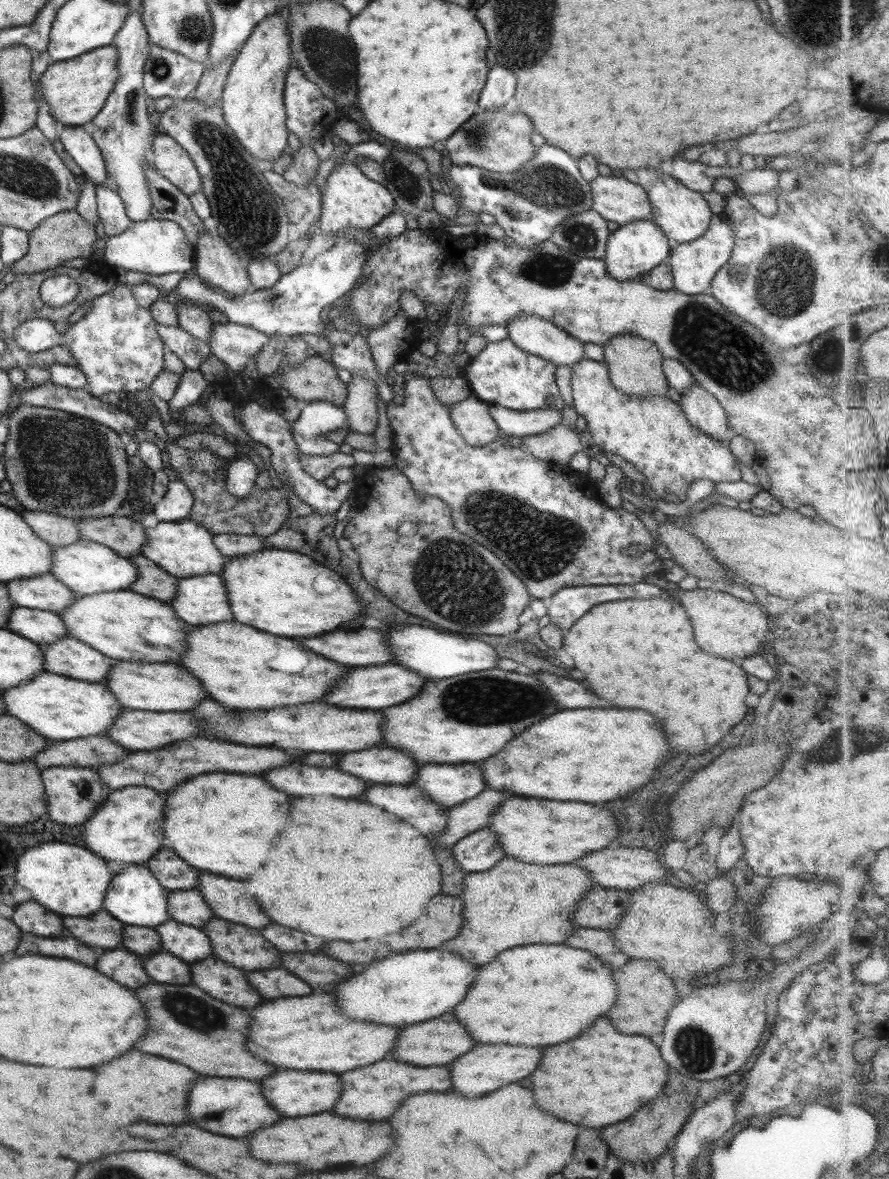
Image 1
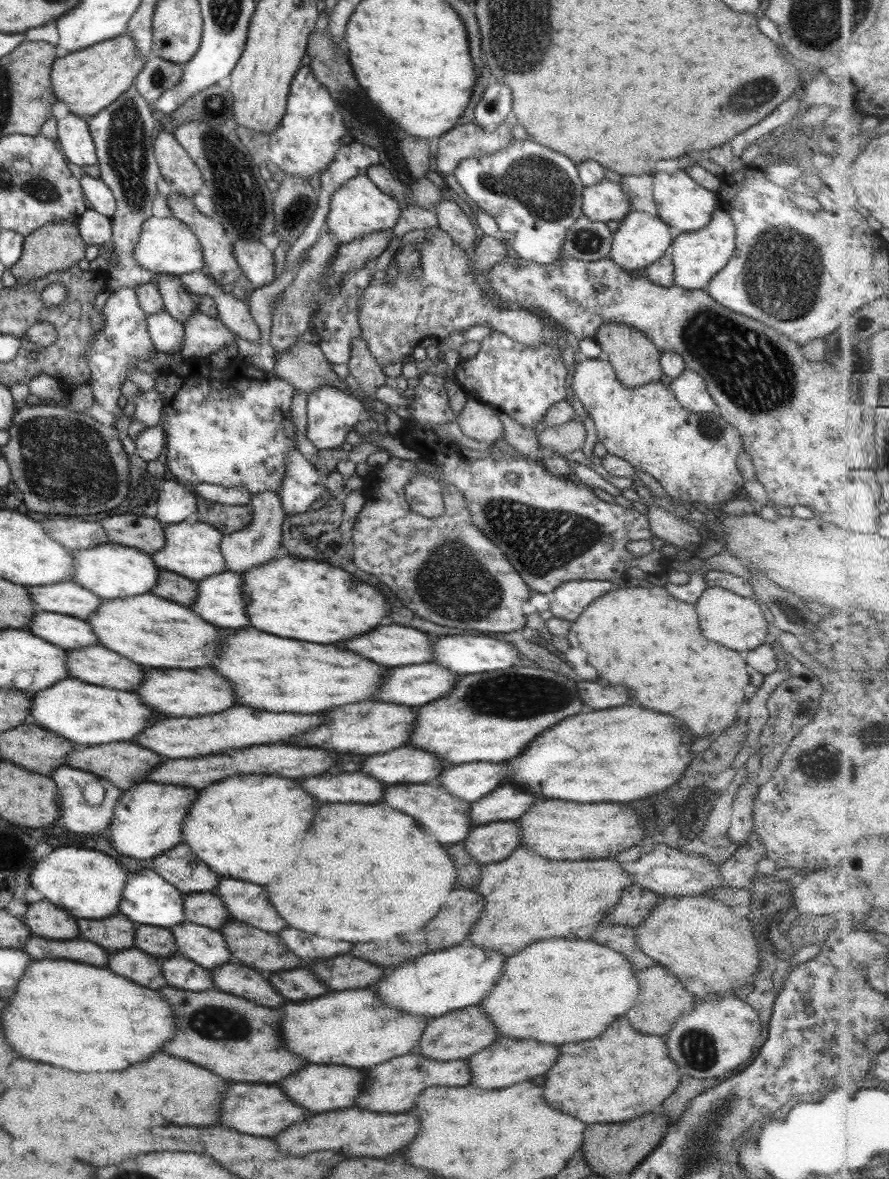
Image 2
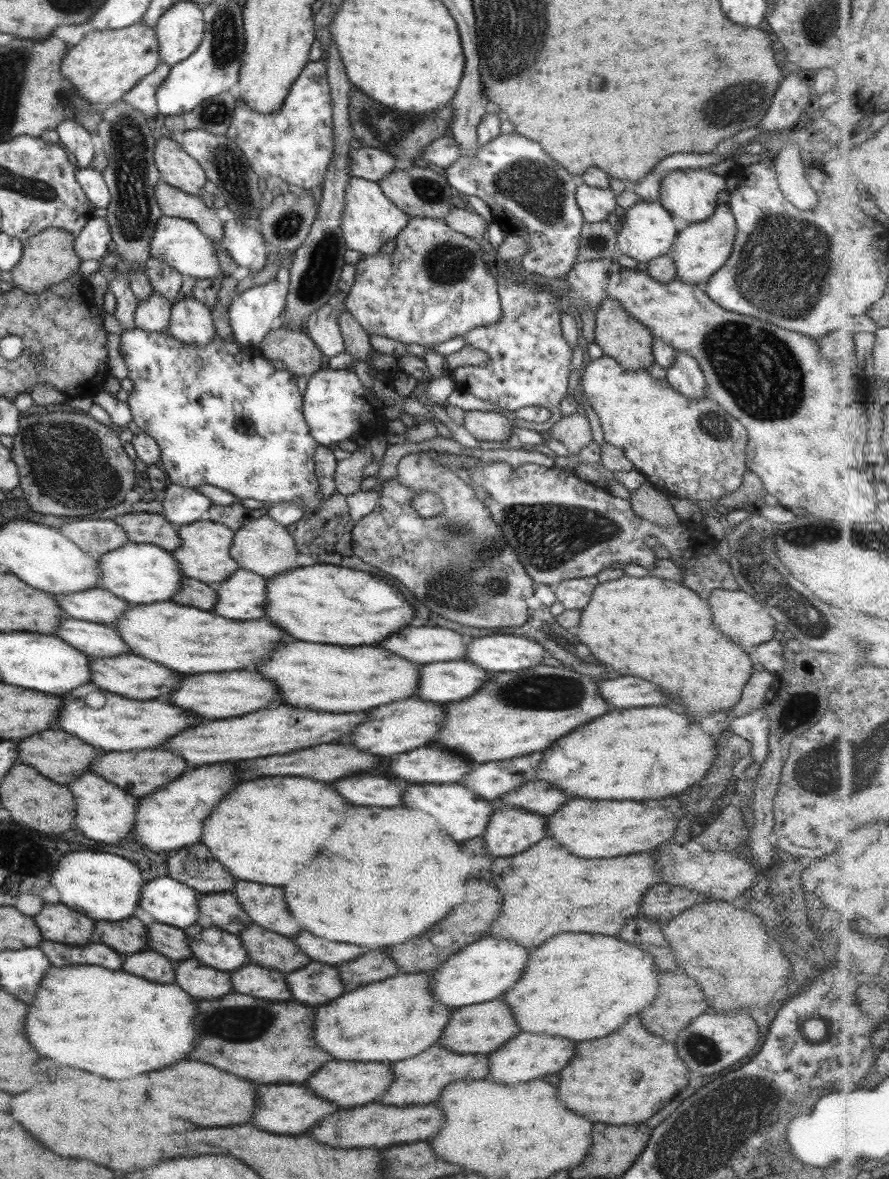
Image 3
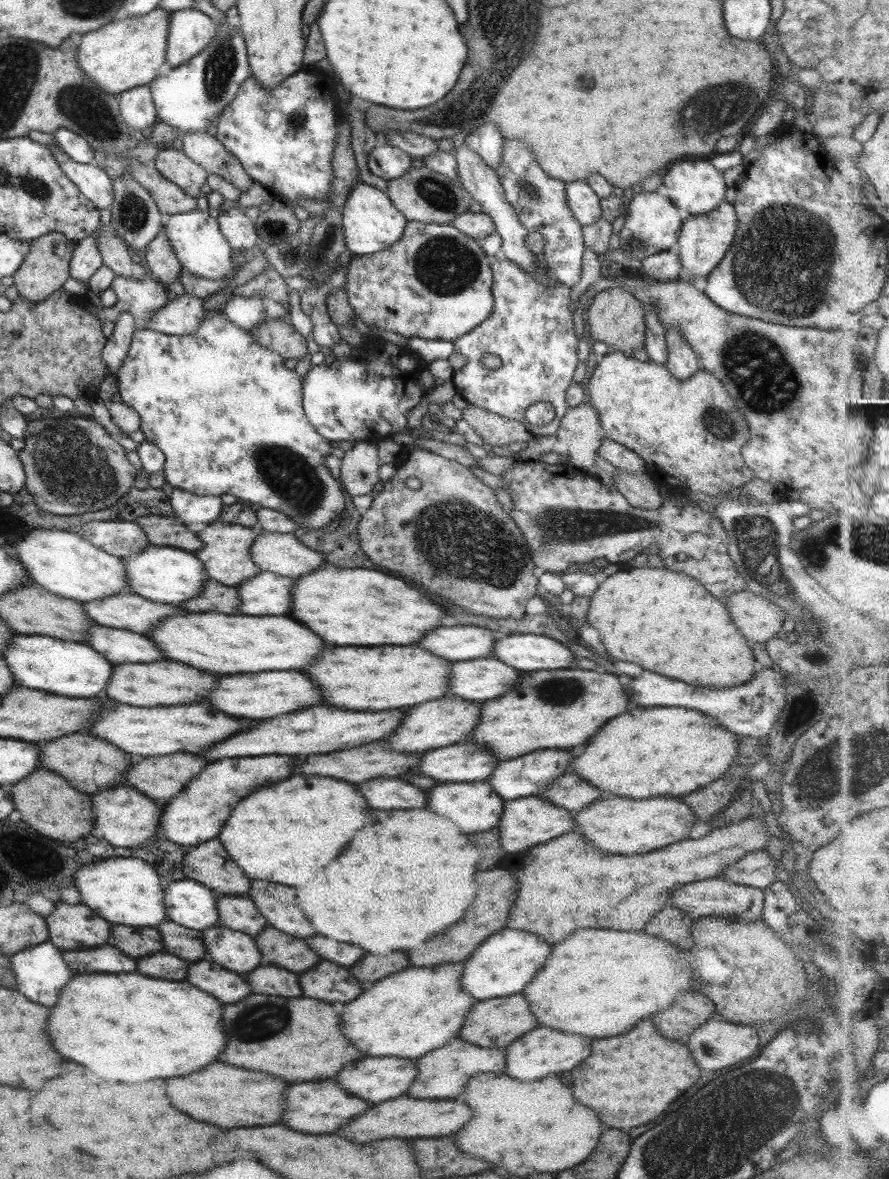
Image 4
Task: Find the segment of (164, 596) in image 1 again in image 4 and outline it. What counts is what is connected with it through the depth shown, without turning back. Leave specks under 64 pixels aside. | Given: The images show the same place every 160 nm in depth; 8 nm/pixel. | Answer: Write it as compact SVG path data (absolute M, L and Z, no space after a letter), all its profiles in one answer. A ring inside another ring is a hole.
M207 578L197 598L181 602L178 606L188 612L237 615L240 612L240 596L235 592L235 587L222 586Z

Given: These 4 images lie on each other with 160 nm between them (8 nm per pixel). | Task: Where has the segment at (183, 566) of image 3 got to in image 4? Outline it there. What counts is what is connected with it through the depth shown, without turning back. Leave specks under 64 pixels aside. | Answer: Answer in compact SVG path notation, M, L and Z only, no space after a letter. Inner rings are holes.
M214 521L206 525L196 534L203 547L195 551L193 556L204 564L204 572L209 579L219 582L222 586L239 588L248 578L253 578L260 568L251 560L249 549L255 541L255 532L252 528L243 528L234 523Z

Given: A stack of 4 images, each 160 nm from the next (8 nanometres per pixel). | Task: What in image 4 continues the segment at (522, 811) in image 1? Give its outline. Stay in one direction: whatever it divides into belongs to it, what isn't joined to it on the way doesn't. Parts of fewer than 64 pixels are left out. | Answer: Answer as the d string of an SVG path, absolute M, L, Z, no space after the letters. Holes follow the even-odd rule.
M601 794L599 800L575 814L573 824L577 828L574 826L572 830L577 830L599 850L605 850L609 854L645 854L685 840L691 830L691 810L677 800L661 796L631 800L619 798L615 794Z

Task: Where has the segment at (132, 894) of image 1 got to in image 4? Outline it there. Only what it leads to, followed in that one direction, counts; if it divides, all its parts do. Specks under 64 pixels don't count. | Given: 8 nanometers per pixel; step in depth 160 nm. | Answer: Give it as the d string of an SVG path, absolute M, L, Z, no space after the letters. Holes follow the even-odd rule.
M173 880L164 888L166 918L194 931L218 926L218 897L210 888L194 880Z

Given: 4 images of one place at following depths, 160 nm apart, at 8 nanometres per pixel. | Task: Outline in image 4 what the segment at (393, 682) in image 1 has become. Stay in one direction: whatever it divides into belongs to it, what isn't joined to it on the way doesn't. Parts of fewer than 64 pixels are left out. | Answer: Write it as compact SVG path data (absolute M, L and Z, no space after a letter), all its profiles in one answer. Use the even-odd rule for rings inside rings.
M492 656L450 664L448 693L466 701L483 703L503 696L520 681L523 672L507 666Z

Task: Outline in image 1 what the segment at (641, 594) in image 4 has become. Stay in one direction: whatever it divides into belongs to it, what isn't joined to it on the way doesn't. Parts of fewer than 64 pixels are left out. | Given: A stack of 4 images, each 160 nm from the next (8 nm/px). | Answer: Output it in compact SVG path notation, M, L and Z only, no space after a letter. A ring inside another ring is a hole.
M663 598L603 602L590 608L564 633L563 651L575 660L575 668L585 674L589 690L599 698L609 700L615 708L637 708L663 718L671 754L695 754L695 750L703 750L703 746L707 749L715 746L747 712L745 696L749 694L749 688L745 672L729 660L699 650L693 642L687 614L677 602Z

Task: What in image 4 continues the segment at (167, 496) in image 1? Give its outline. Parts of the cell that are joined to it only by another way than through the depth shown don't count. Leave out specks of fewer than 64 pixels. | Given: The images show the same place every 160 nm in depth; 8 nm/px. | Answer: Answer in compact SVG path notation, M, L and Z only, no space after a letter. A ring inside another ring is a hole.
M177 488L167 490L167 495L174 517L183 526L209 525L219 520L223 505L219 497L191 494Z

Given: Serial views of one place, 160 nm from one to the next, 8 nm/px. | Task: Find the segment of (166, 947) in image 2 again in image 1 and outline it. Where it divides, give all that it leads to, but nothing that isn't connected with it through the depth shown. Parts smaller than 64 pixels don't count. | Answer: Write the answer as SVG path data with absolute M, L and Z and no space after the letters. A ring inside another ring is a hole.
M123 925L122 936L121 948L141 958L164 952L155 929Z

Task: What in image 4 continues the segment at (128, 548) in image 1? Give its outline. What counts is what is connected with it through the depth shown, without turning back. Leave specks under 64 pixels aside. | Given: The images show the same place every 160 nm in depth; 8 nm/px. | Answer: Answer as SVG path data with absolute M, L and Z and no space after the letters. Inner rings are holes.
M147 515L133 522L143 530L147 542L151 545L167 546L189 553L195 553L203 547L196 534L187 530L187 526L177 522L175 517Z

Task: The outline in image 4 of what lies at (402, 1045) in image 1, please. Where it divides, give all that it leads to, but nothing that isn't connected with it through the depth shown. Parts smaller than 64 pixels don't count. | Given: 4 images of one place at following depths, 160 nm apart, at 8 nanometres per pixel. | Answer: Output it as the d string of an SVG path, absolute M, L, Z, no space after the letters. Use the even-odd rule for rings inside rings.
M522 994L477 1001L464 1018L457 1038L483 1048L504 1049L522 1034L535 1028L535 1018Z

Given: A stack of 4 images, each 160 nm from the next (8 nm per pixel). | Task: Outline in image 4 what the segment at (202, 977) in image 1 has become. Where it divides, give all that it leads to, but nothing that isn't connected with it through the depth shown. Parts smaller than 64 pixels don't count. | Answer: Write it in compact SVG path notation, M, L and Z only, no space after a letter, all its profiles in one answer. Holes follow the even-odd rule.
M259 964L245 974L245 980L250 986L251 993L283 998L302 997L298 975L275 965Z

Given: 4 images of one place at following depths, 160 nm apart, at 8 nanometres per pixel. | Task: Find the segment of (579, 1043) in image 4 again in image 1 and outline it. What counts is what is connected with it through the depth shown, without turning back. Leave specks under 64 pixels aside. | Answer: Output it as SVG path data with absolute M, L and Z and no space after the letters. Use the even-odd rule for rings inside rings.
M479 1044L479 1046L475 1046L471 1052L467 1052L467 1054L461 1054L453 1064L447 1065L451 1066L451 1074L453 1074L453 1090L457 1090L459 1094L463 1094L463 1096L481 1096L481 1094L485 1094L485 1092L493 1092L493 1090L497 1090L497 1088L501 1088L501 1086L505 1086L505 1084L511 1084L511 1082L517 1082L517 1080L521 1080L521 1078L527 1078L535 1068L537 1068L537 1064L539 1064L539 1058L541 1058L541 1050L539 1048L531 1048L531 1046L505 1046L505 1044L499 1044L499 1046L489 1046L489 1044Z

